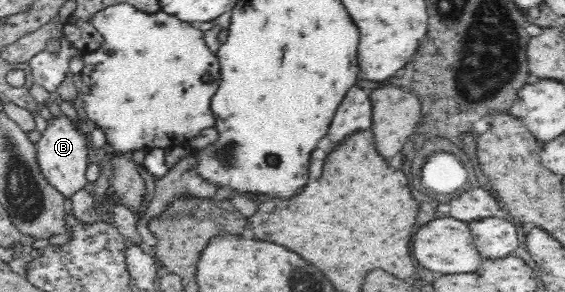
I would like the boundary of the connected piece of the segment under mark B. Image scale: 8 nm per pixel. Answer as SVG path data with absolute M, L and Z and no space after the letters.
M67 115L51 117L47 121L47 128L43 131L41 139L37 144L37 159L41 171L47 181L57 188L66 198L69 199L75 190L83 187L90 187L85 178L85 171L89 165L90 138L83 133L81 125Z

